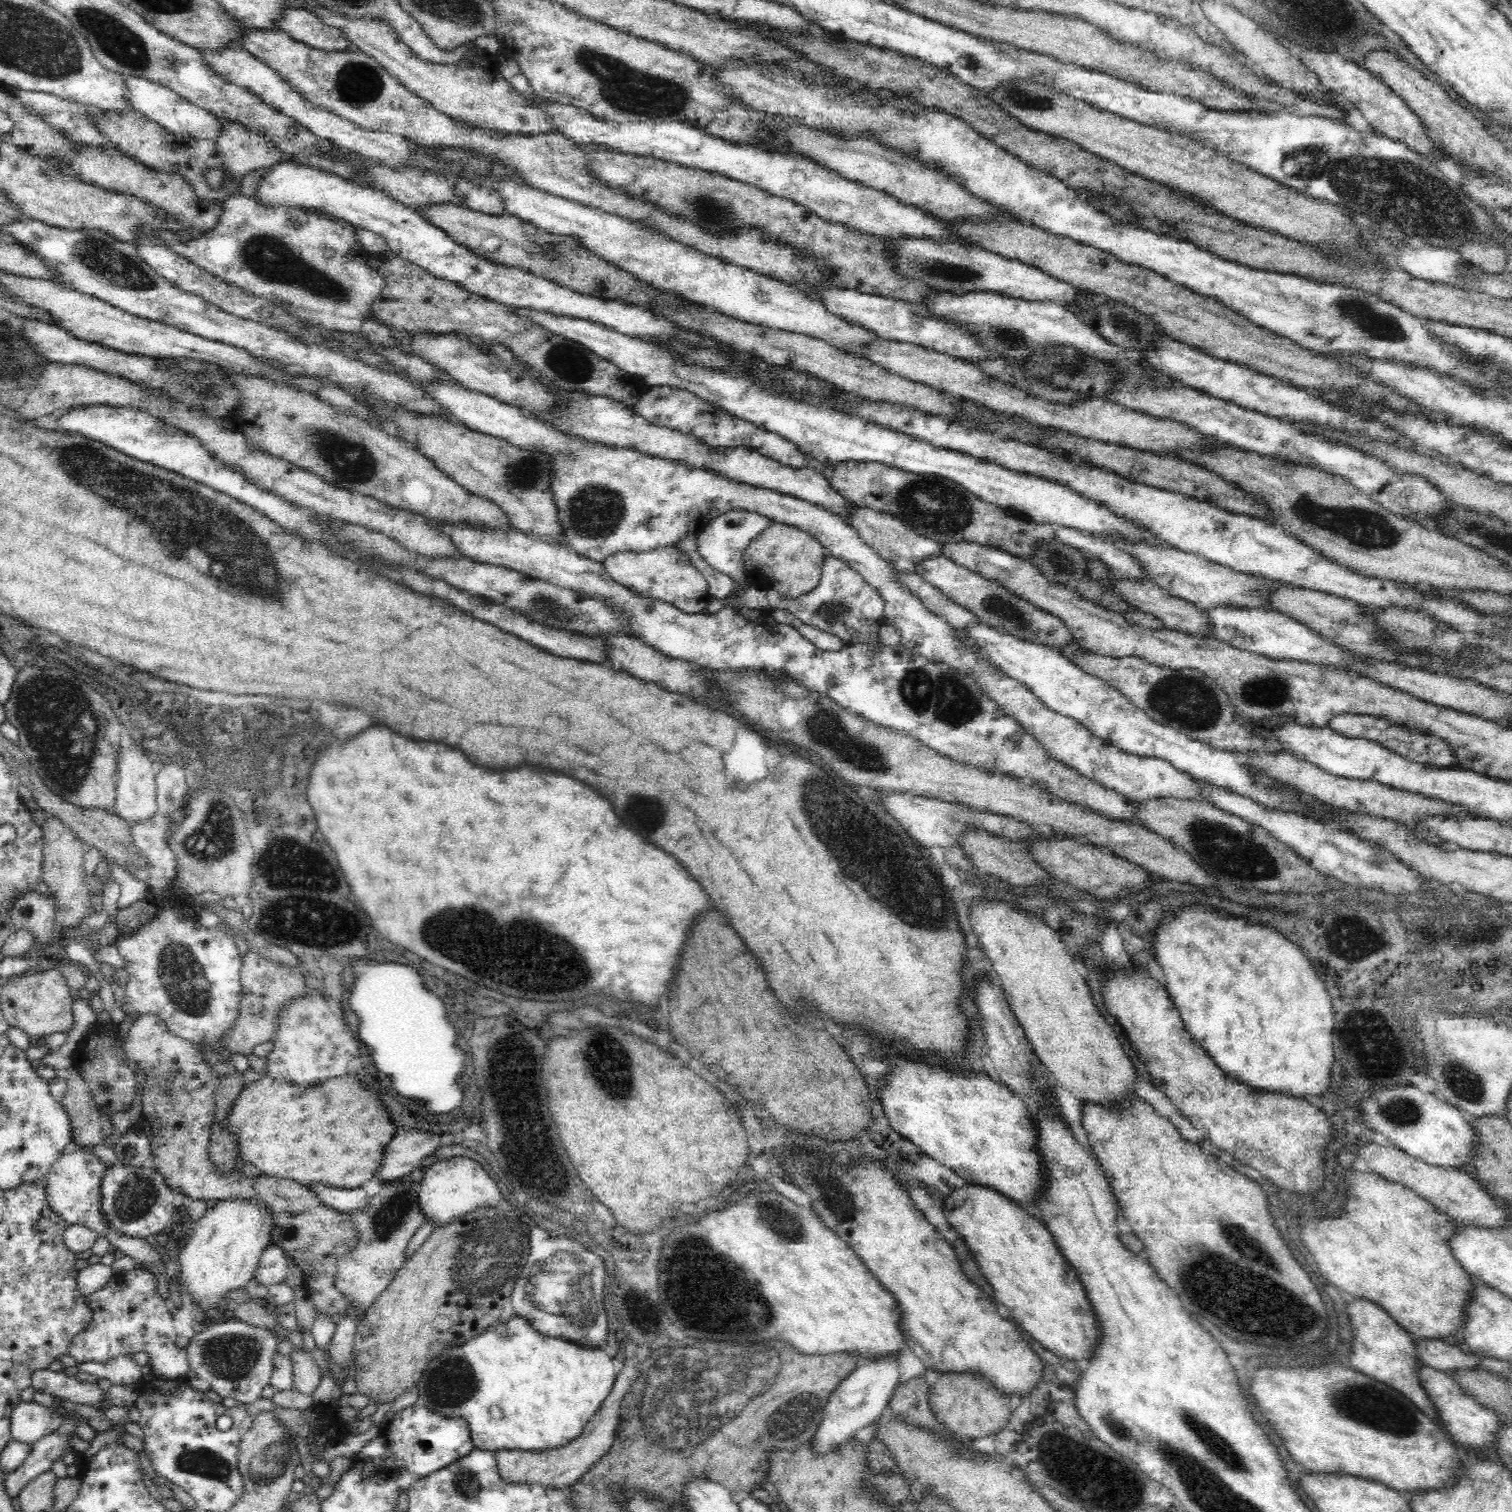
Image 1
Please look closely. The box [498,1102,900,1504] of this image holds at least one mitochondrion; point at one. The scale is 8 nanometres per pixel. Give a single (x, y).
(690, 1393)

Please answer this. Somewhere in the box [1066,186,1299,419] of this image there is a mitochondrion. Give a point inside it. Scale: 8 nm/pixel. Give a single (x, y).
(1128, 322)

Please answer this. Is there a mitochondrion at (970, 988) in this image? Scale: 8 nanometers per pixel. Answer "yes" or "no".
no

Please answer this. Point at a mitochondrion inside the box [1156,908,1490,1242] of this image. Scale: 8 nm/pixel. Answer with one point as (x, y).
(1404, 1112)

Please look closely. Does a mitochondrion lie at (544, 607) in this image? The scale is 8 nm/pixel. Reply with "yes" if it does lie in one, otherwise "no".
yes

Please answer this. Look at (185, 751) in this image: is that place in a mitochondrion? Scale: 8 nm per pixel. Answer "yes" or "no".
no

